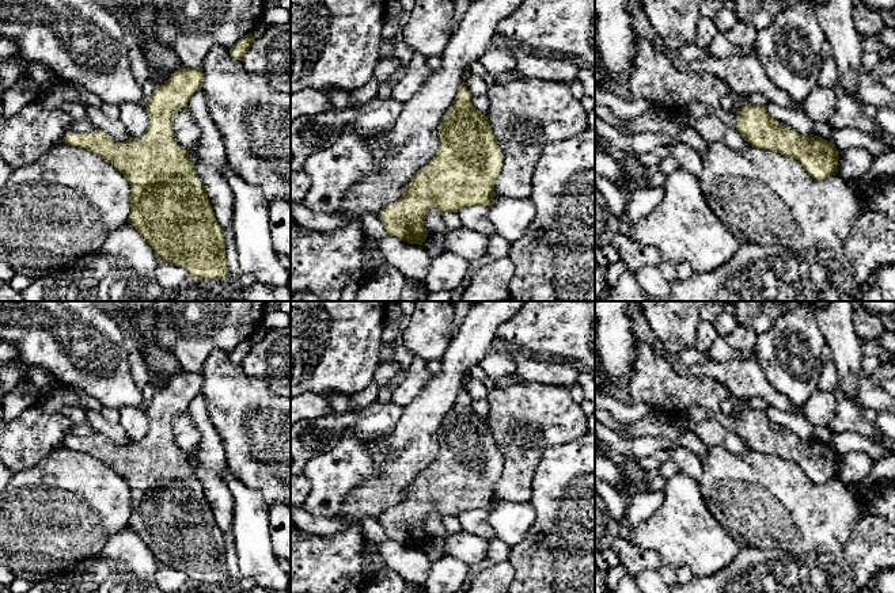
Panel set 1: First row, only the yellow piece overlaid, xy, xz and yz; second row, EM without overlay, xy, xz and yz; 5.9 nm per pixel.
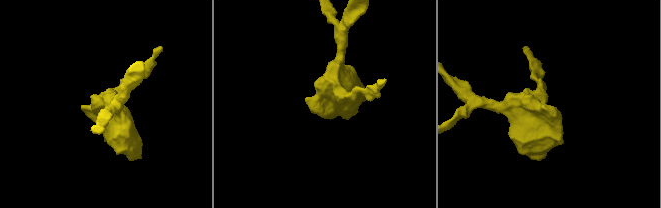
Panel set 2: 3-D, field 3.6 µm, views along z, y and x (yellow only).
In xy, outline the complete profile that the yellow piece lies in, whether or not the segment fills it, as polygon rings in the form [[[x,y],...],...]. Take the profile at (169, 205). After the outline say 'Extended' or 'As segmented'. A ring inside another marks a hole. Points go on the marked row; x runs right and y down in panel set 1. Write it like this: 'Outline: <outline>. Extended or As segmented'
Outline: [[[182,65],[164,84],[158,85],[145,100],[149,126],[140,137],[115,142],[105,130],[95,129],[84,134],[68,132],[62,142],[110,161],[126,178],[130,185],[128,223],[141,233],[159,261],[181,266],[190,278],[227,280],[224,231],[215,217],[191,156],[174,138],[174,115],[187,106],[202,81],[201,68]]]. As segmented

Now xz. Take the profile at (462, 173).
Outline: [[[462,81],[454,104],[440,121],[436,155],[413,176],[403,195],[386,205],[378,216],[387,235],[422,246],[428,233],[422,218],[429,209],[436,208],[441,214],[458,213],[464,206],[489,205],[496,195],[494,182],[503,168],[504,155],[486,115],[473,106],[471,98]]]. As segmented

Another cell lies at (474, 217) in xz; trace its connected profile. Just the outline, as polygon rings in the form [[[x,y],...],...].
[[[471,205],[462,208],[458,212],[462,227],[483,235],[496,235],[496,228],[488,218],[488,209],[488,205]]]

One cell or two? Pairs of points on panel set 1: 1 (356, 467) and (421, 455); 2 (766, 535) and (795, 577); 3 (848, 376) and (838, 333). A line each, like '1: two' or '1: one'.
1: two
2: two
3: one

